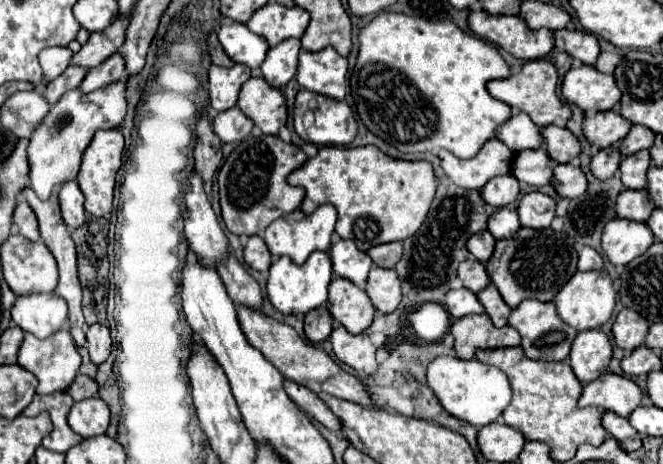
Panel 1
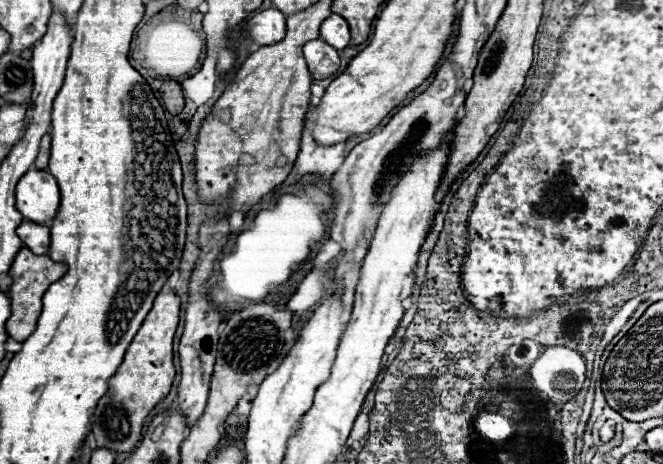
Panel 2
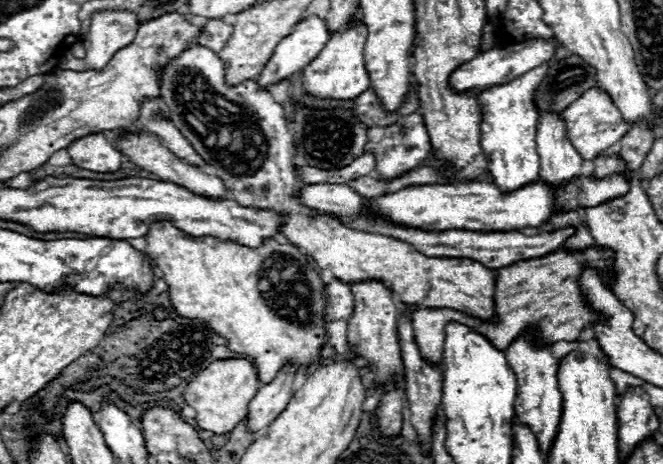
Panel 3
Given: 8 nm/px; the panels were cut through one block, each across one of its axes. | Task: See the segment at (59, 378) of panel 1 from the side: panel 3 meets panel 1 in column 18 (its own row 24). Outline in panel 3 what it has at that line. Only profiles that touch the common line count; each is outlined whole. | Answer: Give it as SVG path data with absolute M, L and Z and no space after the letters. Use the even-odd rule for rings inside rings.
M362 20L350 24L344 30L332 34L332 40L322 52L304 68L304 88L318 98L356 98L370 88L370 74L364 62L364 44L368 38L366 24Z

